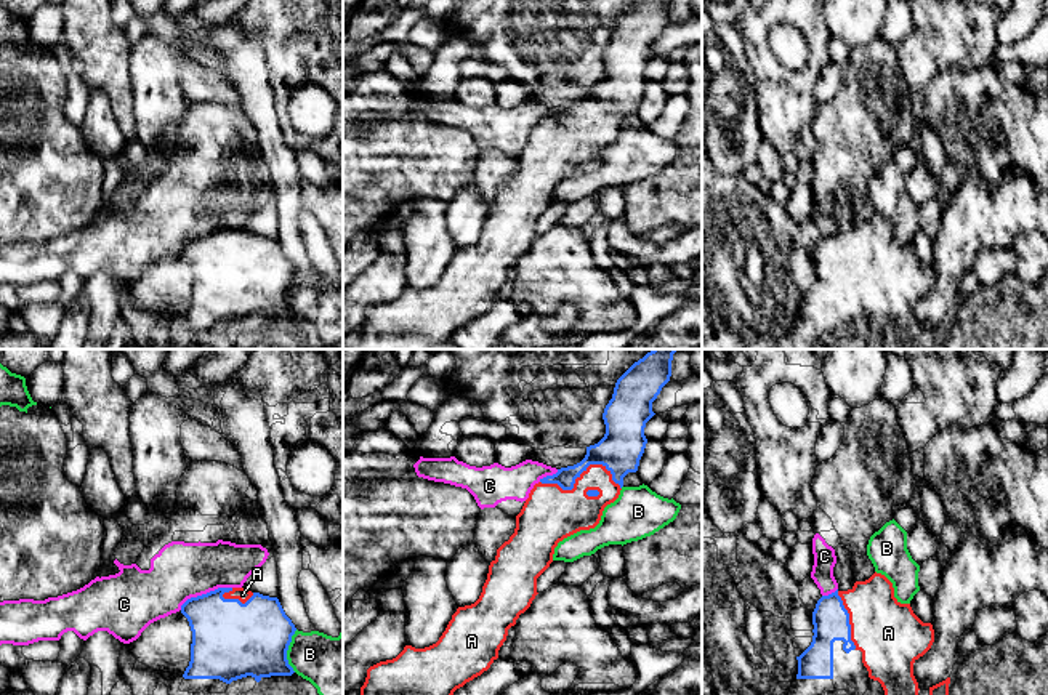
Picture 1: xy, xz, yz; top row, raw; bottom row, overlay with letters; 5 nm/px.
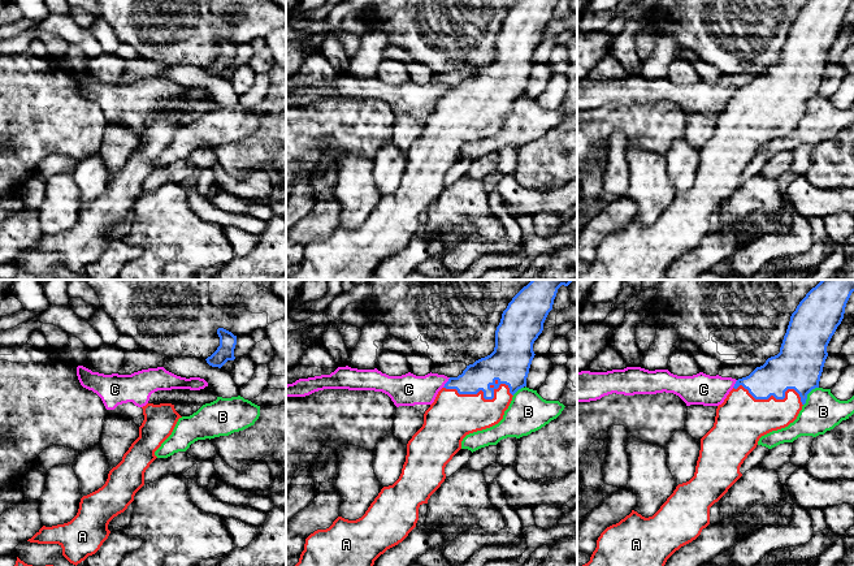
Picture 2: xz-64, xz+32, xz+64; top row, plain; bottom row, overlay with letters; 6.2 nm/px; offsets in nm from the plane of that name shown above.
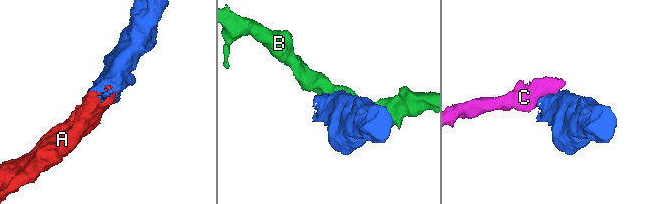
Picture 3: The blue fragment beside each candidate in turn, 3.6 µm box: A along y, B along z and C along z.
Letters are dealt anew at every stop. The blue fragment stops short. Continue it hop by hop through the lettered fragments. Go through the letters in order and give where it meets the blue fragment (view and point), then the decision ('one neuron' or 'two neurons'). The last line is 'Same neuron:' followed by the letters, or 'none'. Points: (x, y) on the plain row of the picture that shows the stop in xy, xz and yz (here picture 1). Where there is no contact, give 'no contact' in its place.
A: xz (580, 114) | one neuron
B: xy (287, 290) | two neurons
C: xy (204, 236) | two neurons
Same neuron: A

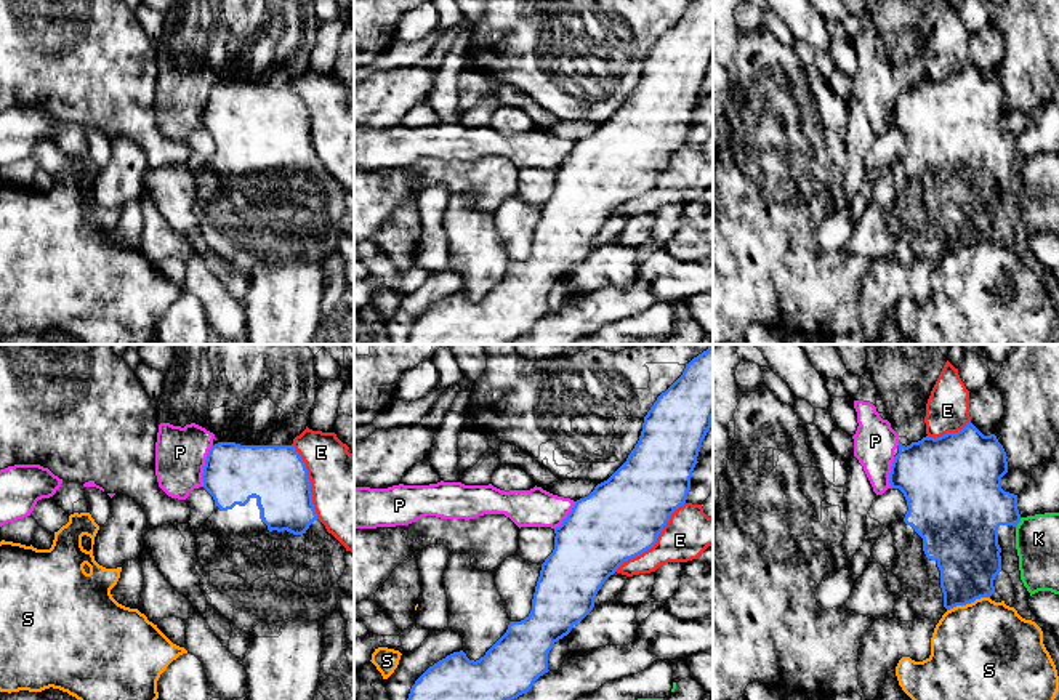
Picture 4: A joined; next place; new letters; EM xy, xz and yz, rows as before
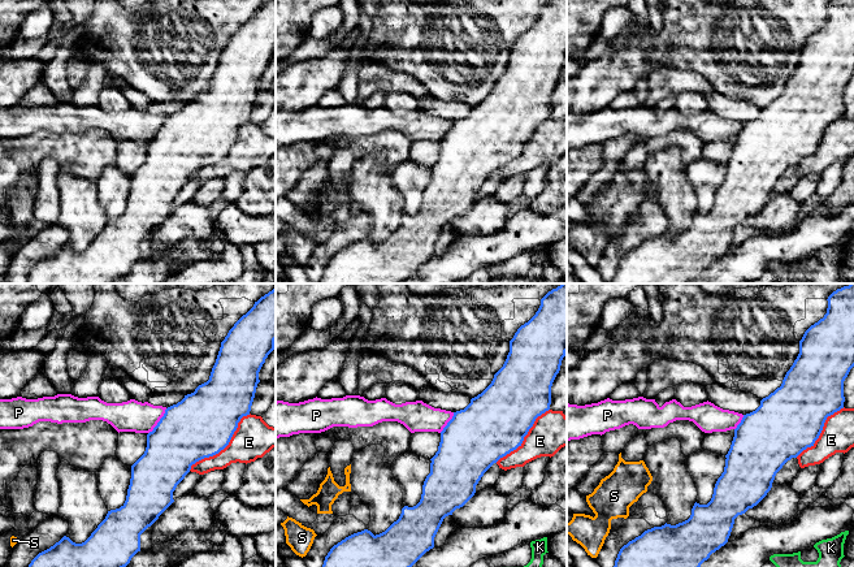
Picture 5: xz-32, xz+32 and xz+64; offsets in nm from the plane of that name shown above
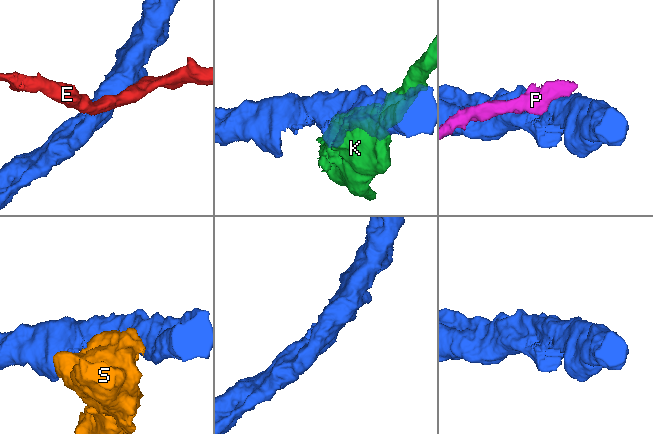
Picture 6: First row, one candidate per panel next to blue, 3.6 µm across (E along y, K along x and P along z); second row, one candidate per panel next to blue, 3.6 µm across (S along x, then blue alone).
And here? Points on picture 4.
E: xz (656, 183) | two neurons
K: yz (1019, 162) | two neurons
P: xy (205, 106) | two neurons
S: yz (968, 244) | two neurons
Same neuron: none

